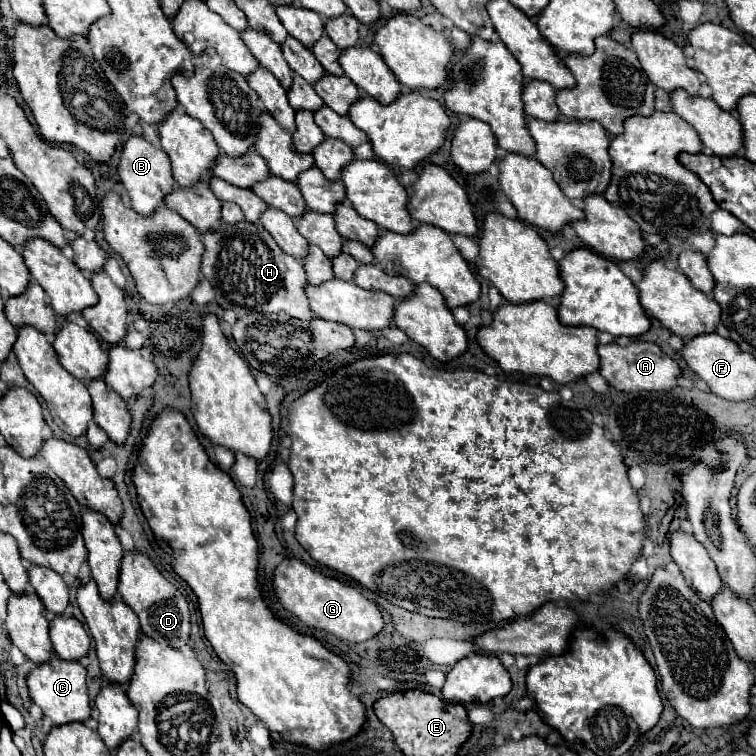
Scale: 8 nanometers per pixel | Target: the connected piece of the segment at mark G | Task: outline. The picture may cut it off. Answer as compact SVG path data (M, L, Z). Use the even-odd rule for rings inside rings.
M285 558L271 574L271 584L277 602L311 628L321 628L347 642L365 642L383 628L383 618L375 602L367 600L355 588L329 578L297 558Z

